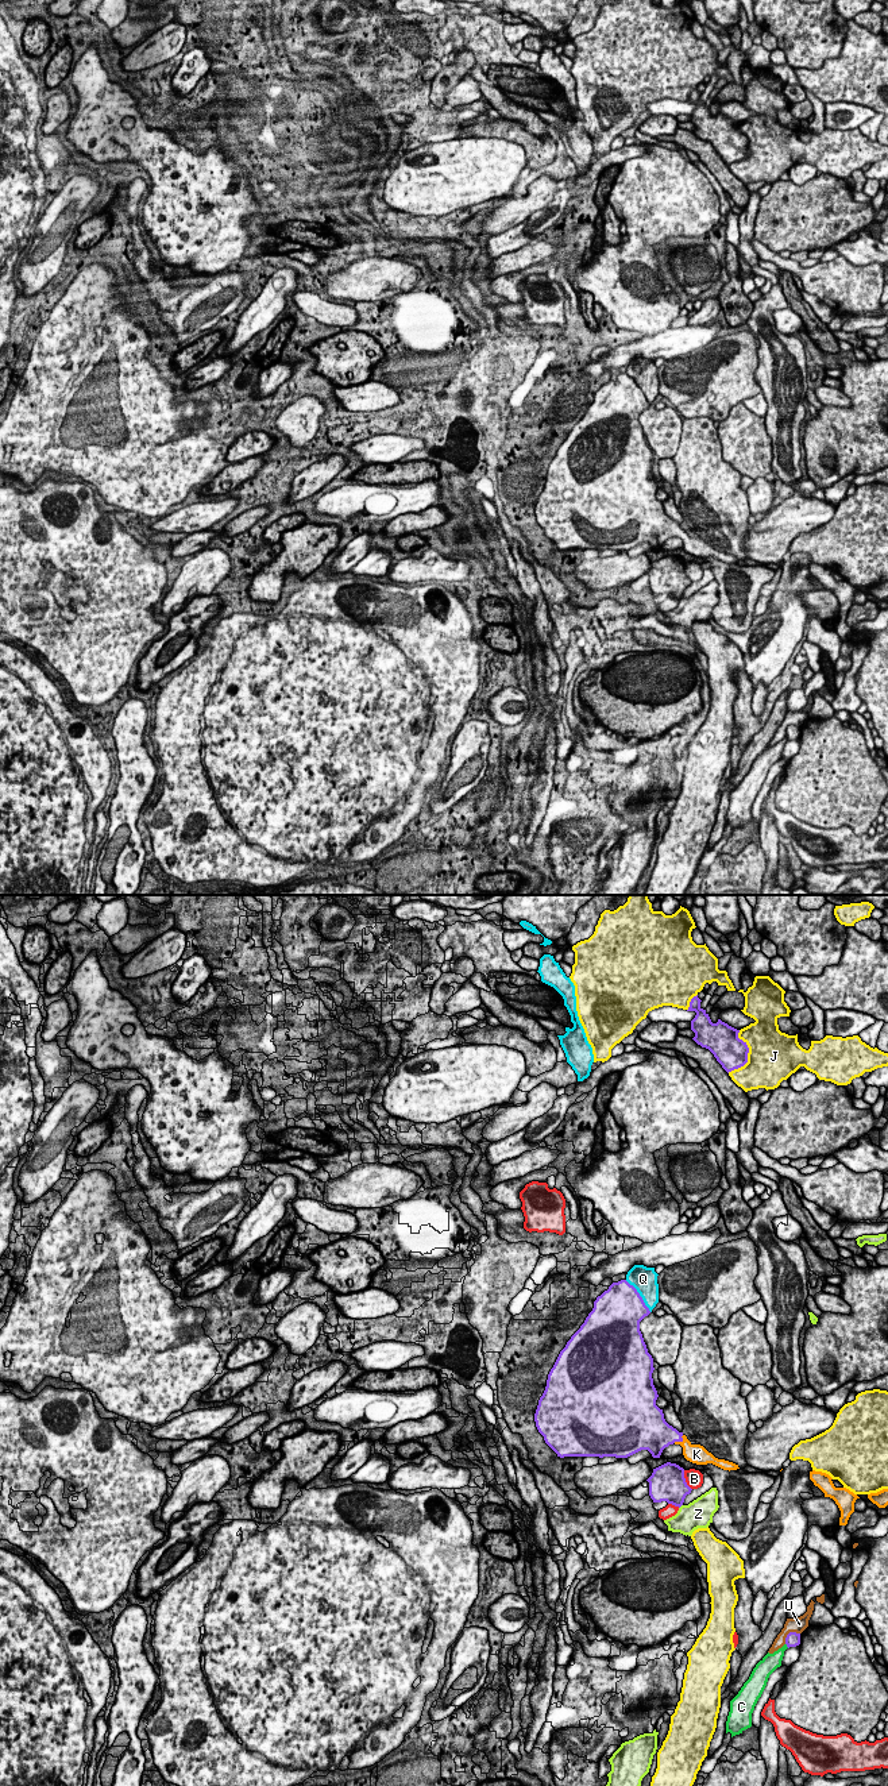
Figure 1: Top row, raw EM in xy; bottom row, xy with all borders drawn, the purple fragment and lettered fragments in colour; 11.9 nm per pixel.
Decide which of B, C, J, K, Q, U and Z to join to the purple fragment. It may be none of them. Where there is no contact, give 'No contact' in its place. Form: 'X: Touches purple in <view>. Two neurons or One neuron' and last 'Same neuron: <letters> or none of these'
B: Touches purple in xy. Two neurons
C: Touches purple in xy. Two neurons
J: Touches purple in xy. Two neurons
K: Touches purple in xy. One neuron
Q: Touches purple in xy. Two neurons
U: Touches purple in xy. Two neurons
Z: Touches purple in xy. Two neurons
Same neuron: K

